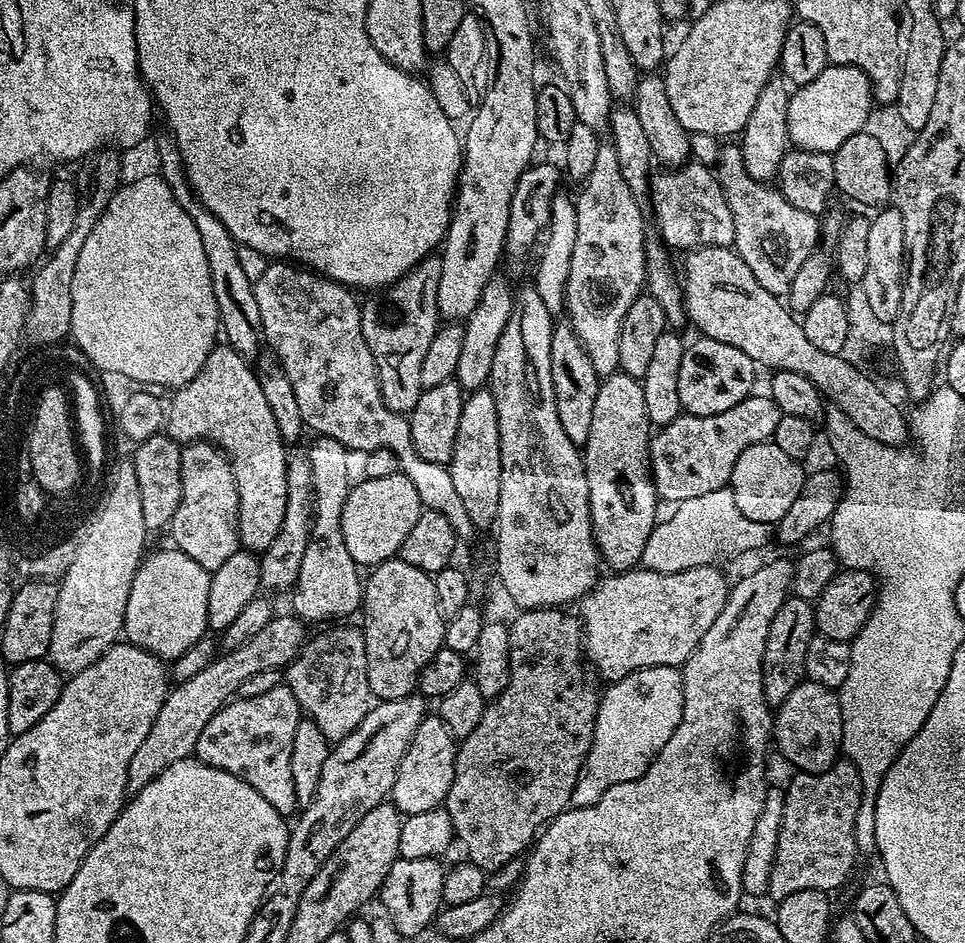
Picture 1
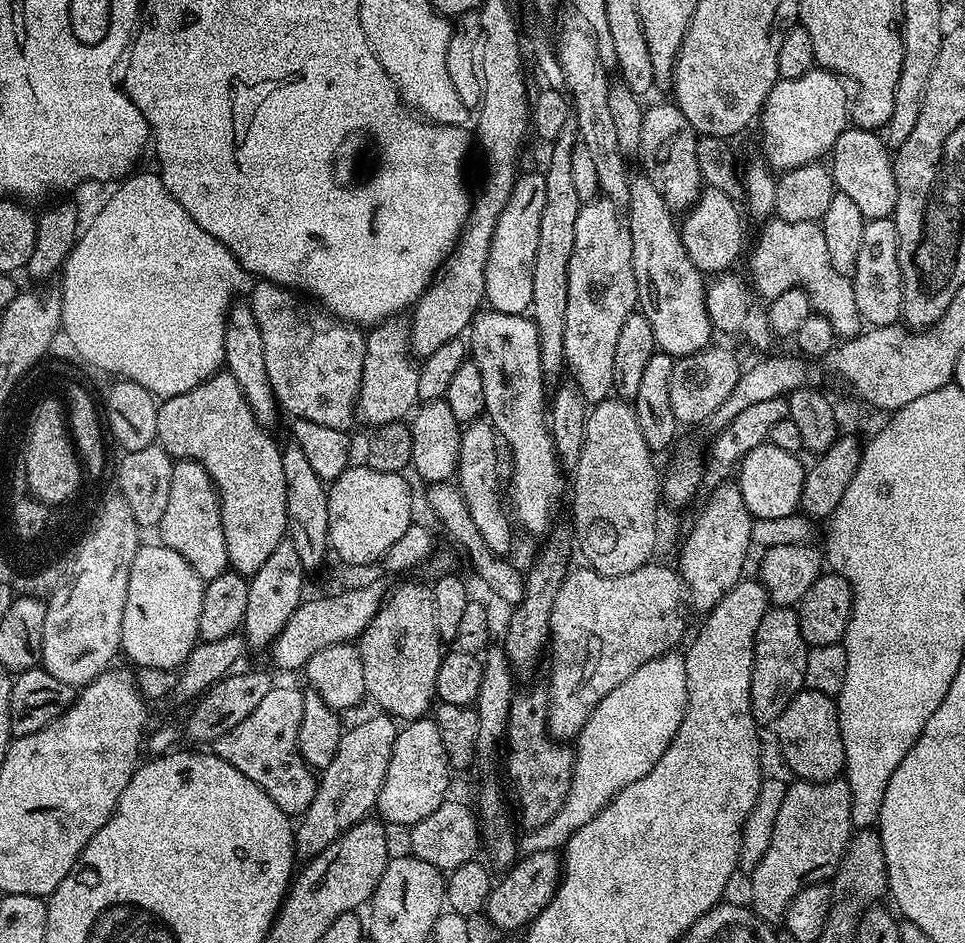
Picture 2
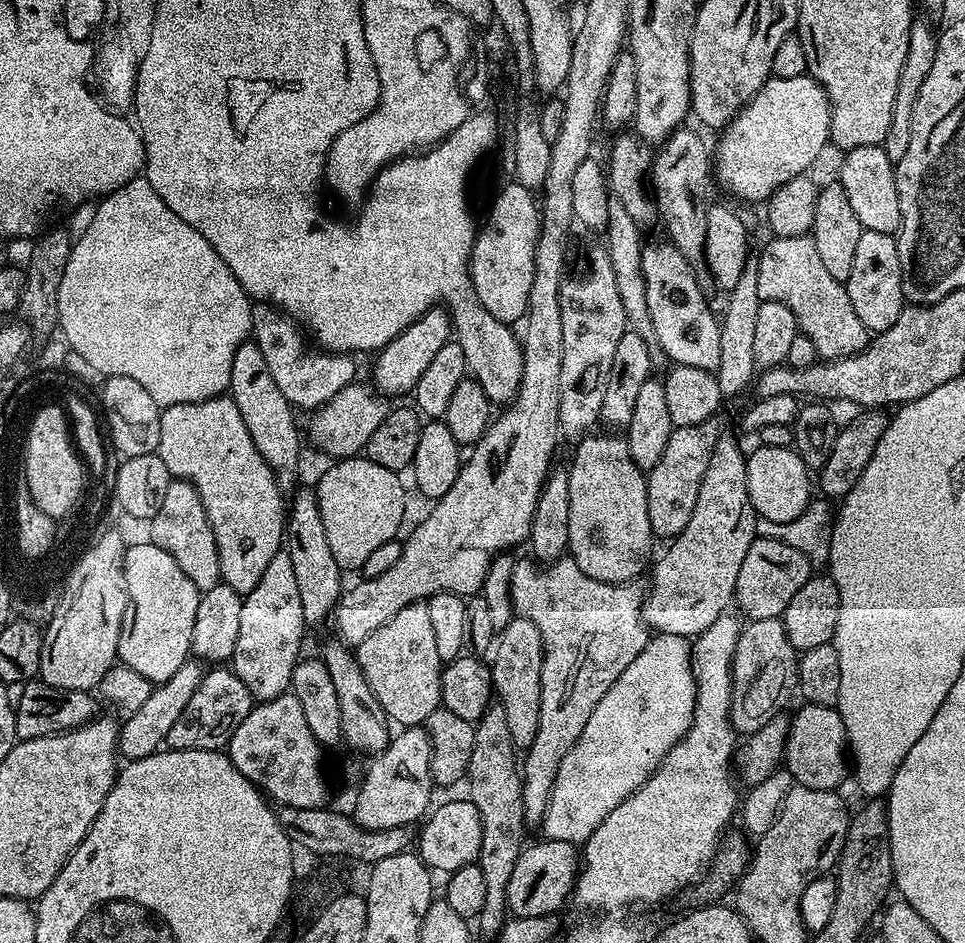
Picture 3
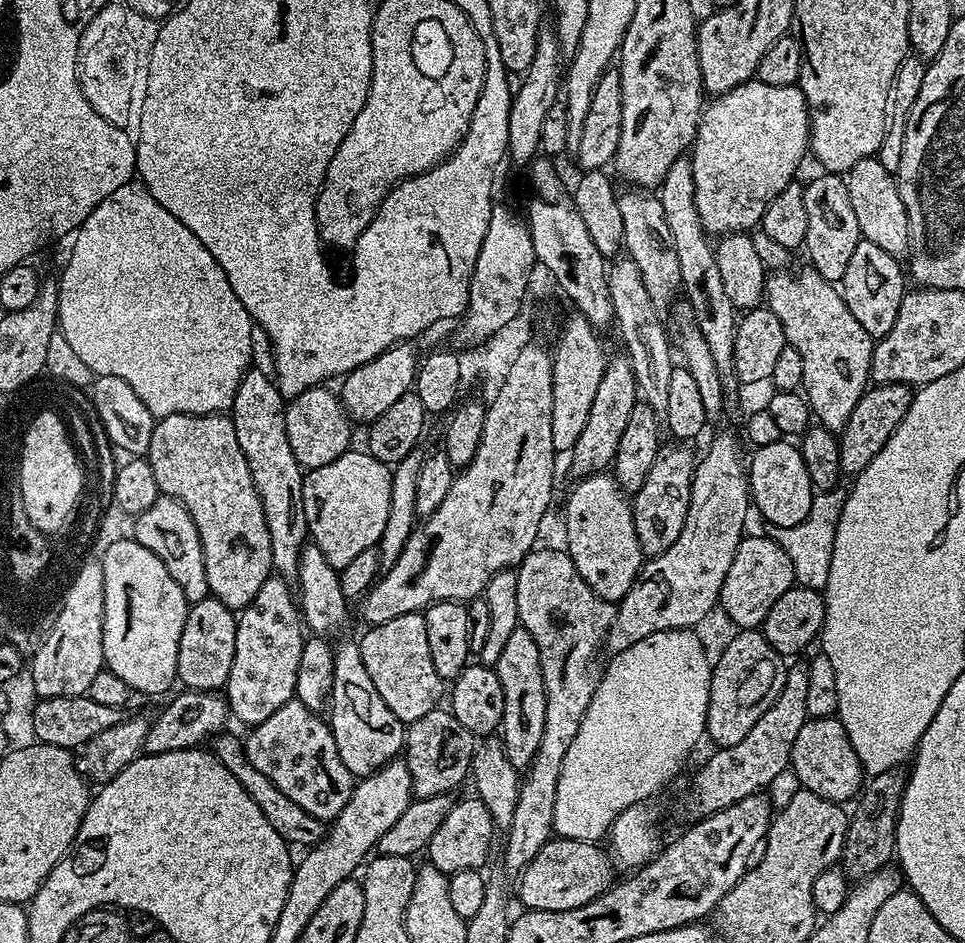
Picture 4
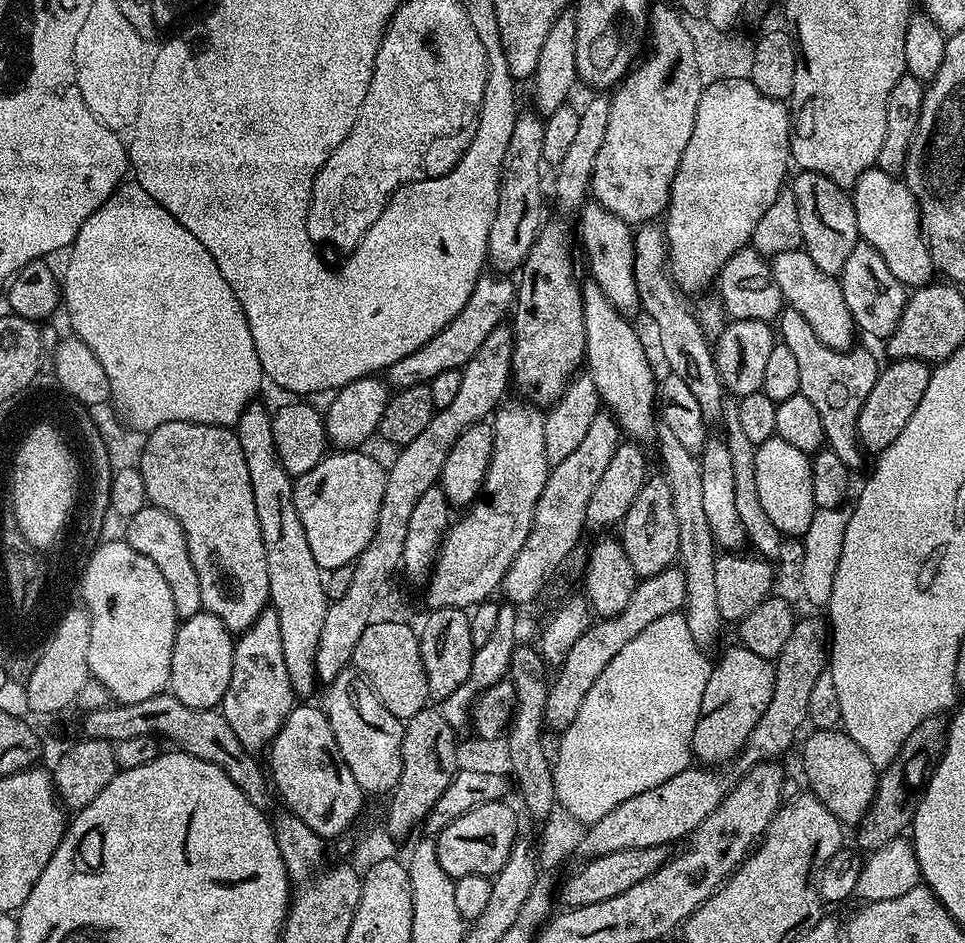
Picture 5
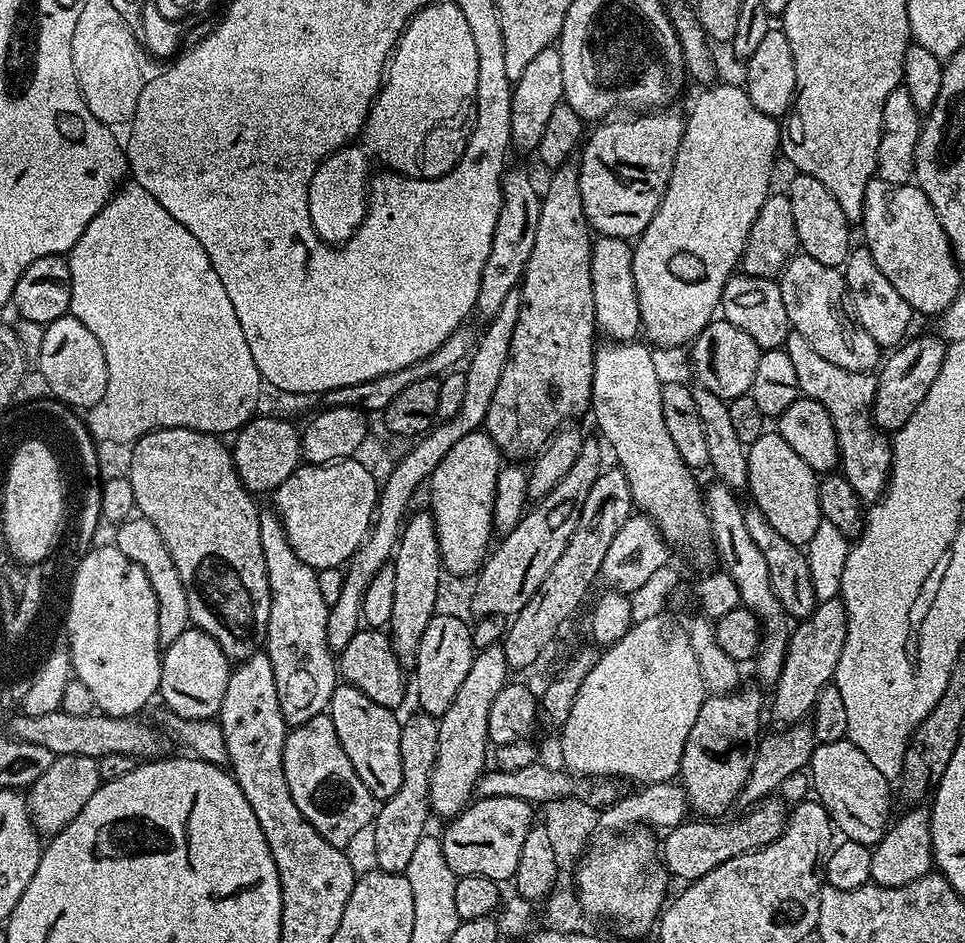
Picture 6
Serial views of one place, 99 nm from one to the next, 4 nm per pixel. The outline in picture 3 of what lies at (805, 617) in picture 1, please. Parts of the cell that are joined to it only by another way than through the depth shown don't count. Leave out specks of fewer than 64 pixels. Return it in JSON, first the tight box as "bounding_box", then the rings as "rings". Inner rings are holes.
{"bounding_box":[732,618,798,734],"rings":[[[780,618],[748,620],[740,629],[732,659],[732,727],[740,734],[762,730],[788,704],[797,691],[798,653],[786,638]]]}

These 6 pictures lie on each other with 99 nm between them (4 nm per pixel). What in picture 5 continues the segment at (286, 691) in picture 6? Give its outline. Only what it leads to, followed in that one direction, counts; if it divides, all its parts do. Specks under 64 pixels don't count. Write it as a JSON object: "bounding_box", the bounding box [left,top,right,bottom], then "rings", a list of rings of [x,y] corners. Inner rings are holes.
{"bounding_box":[234,402,330,698],"rings":[[[253,402],[240,415],[234,431],[250,470],[254,510],[258,510],[258,526],[266,546],[266,570],[270,578],[268,598],[270,606],[278,614],[278,626],[282,629],[282,654],[286,657],[287,673],[297,697],[308,698],[318,688],[316,647],[330,601],[325,588],[325,573],[318,562],[314,562],[314,554],[310,554],[310,542],[306,542],[302,518],[298,518],[298,510],[294,506],[293,477],[288,475],[276,453],[272,418],[271,411],[267,412],[260,402]]]}

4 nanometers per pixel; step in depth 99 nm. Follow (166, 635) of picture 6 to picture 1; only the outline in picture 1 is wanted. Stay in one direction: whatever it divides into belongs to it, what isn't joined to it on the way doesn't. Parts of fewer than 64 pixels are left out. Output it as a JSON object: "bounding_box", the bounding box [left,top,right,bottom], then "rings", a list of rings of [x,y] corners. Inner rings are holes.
{"bounding_box":[170,440,241,572],"rings":[[[207,440],[183,445],[180,457],[182,502],[178,502],[178,510],[174,510],[170,525],[171,543],[182,554],[186,554],[186,558],[194,558],[198,566],[213,572],[241,547],[238,486],[234,480],[232,462],[215,444],[209,444]]]}

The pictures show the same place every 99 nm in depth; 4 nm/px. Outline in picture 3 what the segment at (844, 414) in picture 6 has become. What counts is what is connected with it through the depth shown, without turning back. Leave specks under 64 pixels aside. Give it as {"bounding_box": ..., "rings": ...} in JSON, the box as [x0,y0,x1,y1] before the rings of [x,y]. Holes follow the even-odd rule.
{"bounding_box":[756,235,870,361],"rings":[[[811,235],[794,238],[777,236],[769,241],[756,260],[761,300],[773,300],[782,302],[782,306],[790,306],[797,329],[810,338],[810,342],[814,342],[814,350],[821,361],[839,360],[861,352],[870,339],[869,330],[862,326],[858,314],[854,314],[847,287],[826,270]]]}

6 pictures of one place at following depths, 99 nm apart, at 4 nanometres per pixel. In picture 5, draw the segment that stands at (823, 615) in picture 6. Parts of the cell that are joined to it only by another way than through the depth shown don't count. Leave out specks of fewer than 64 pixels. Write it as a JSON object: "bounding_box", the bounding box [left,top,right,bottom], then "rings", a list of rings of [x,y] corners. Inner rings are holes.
{"bounding_box":[738,616,830,770],"rings":[[[808,616],[797,619],[796,626],[790,634],[786,646],[782,646],[782,654],[775,658],[774,694],[770,698],[770,706],[758,718],[758,726],[748,736],[743,752],[738,757],[741,769],[747,770],[756,764],[775,761],[796,740],[800,727],[808,724],[810,710],[810,694],[814,682],[818,682],[818,674],[822,674],[830,664],[830,629],[823,619]]]}

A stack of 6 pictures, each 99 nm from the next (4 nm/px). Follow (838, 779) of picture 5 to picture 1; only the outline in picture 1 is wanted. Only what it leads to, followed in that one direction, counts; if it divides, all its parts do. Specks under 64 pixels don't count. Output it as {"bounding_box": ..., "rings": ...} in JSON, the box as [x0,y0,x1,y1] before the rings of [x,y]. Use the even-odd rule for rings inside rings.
{"bounding_box":[771,679,842,772],"rings":[[[805,679],[794,690],[790,690],[790,698],[786,698],[786,702],[775,709],[771,735],[774,737],[774,748],[793,764],[793,769],[801,772],[825,772],[831,764],[836,763],[842,752],[842,706],[839,695],[833,689]]]}

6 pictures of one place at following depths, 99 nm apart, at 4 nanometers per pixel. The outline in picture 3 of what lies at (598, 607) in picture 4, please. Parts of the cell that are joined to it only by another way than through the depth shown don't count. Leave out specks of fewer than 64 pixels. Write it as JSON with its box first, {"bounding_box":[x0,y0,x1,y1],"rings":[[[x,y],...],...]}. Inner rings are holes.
{"bounding_box":[510,558,650,825],"rings":[[[532,558],[517,559],[514,574],[510,578],[510,594],[515,615],[524,616],[538,626],[538,634],[542,634],[542,702],[538,714],[538,734],[534,734],[534,742],[522,756],[522,814],[525,825],[543,825],[544,815],[550,802],[550,794],[554,790],[554,778],[558,778],[558,766],[562,766],[562,758],[570,754],[574,742],[578,742],[578,734],[586,730],[586,722],[590,722],[590,714],[594,714],[594,706],[606,698],[606,690],[622,678],[622,670],[642,654],[650,639],[650,629],[644,623],[645,585],[640,582],[627,584],[611,584],[598,582],[598,578],[590,578],[590,574],[582,574],[582,566],[570,558],[561,558],[538,566]]]}

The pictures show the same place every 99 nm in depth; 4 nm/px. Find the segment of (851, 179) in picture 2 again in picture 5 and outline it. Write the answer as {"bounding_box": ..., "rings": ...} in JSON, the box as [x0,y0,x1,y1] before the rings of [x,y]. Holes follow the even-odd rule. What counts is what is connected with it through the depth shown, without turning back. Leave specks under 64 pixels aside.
{"bounding_box":[850,166,934,290],"rings":[[[873,166],[857,178],[850,189],[850,195],[854,214],[858,218],[861,241],[874,246],[874,250],[886,258],[886,266],[890,266],[894,278],[912,290],[929,283],[933,279],[934,269],[930,250],[920,229],[920,207],[903,179]]]}

